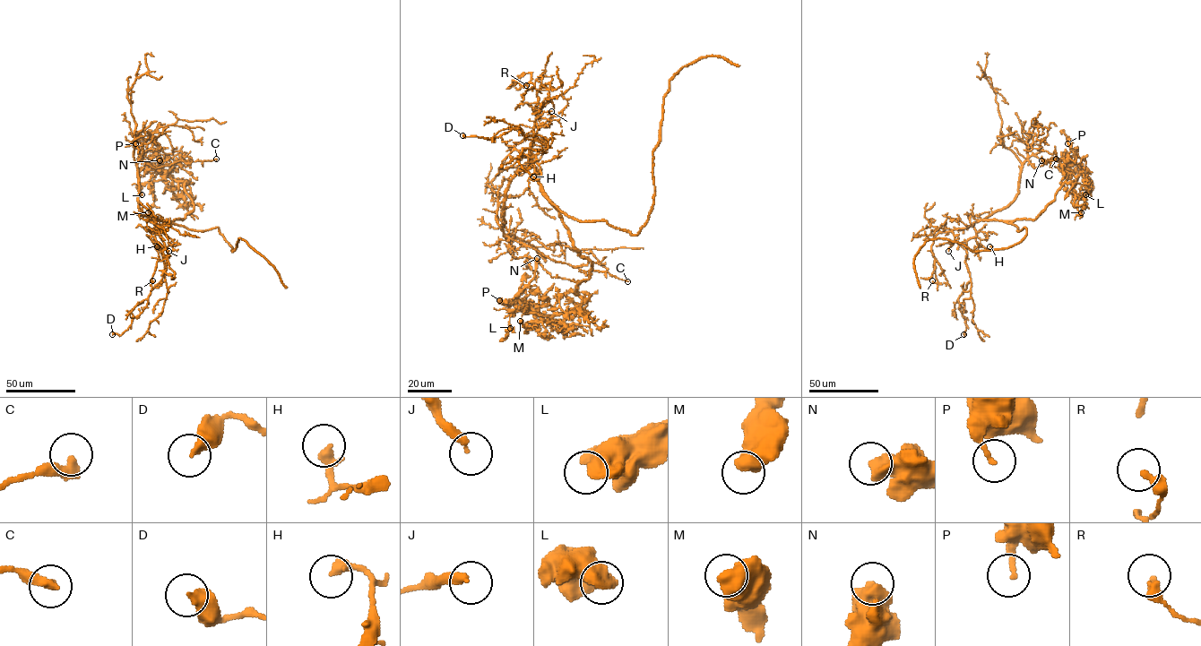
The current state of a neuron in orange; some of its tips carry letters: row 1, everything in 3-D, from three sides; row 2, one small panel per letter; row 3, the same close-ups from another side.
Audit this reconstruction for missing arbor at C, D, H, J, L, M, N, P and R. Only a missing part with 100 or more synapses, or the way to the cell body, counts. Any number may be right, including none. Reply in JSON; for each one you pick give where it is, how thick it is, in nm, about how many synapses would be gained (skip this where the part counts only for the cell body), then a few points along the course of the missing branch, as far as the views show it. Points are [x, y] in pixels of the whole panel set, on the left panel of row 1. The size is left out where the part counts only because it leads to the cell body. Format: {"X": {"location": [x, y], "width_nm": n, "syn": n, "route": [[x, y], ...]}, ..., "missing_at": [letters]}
{"missing_at": []}

